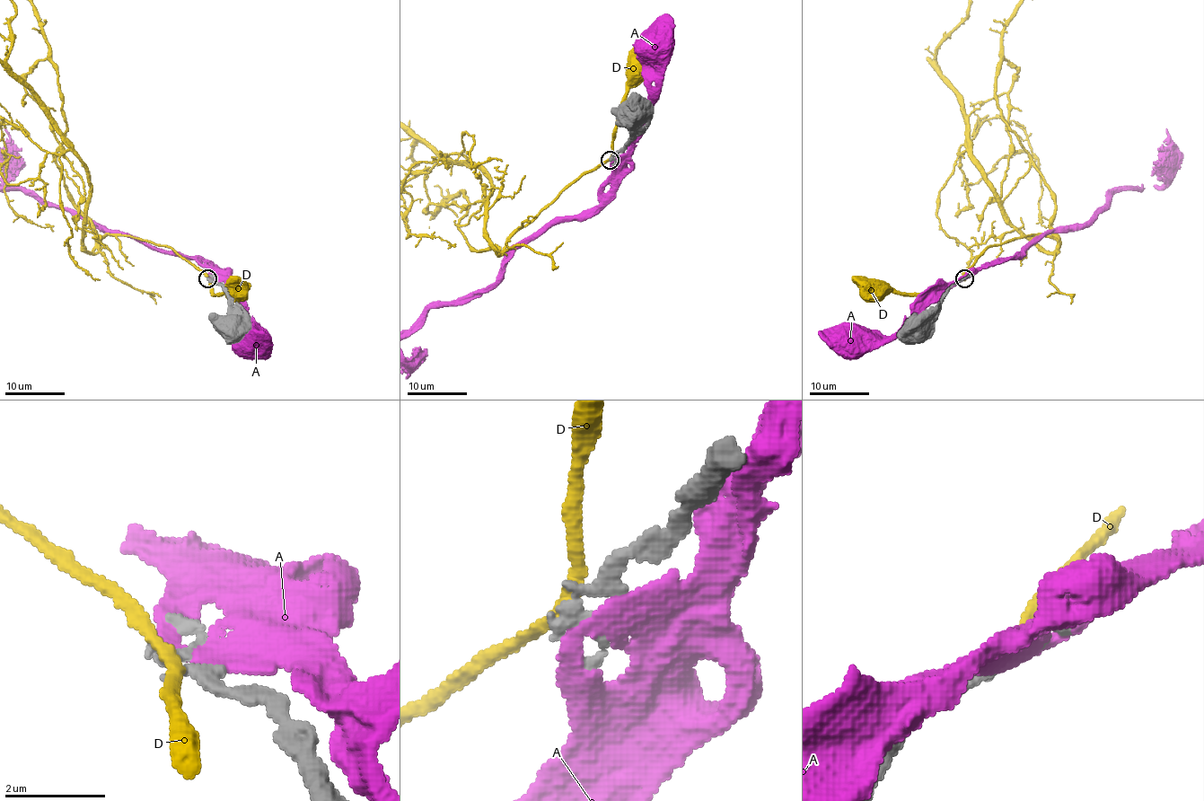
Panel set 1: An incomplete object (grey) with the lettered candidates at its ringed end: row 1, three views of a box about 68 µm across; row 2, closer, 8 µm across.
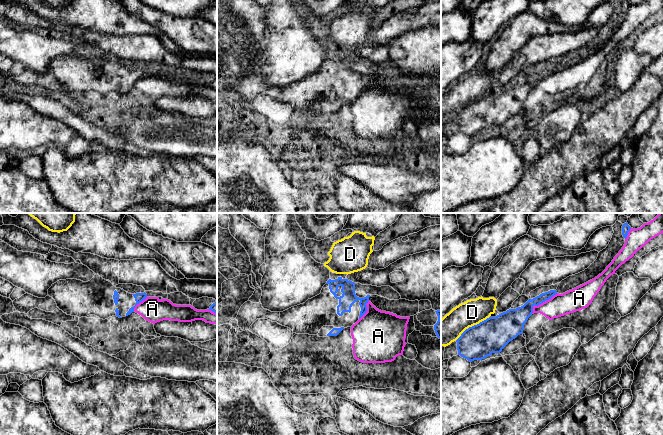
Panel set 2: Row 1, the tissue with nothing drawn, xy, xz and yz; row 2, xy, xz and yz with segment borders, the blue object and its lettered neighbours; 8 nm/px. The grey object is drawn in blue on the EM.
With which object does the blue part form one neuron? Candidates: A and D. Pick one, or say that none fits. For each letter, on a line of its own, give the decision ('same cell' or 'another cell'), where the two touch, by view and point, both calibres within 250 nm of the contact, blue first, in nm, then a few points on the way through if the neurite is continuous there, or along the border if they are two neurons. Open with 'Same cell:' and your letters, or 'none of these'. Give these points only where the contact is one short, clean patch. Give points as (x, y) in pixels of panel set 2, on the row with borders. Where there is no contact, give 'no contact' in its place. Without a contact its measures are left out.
Same cell: none of these
A: another cell; meets blue in yz at (541, 303); 160 nm thick on the blue side, 180 nm on the other
D: another cell; meets blue in yz at (472, 326); 280 nm thick on the blue side, 220 nm on the other

